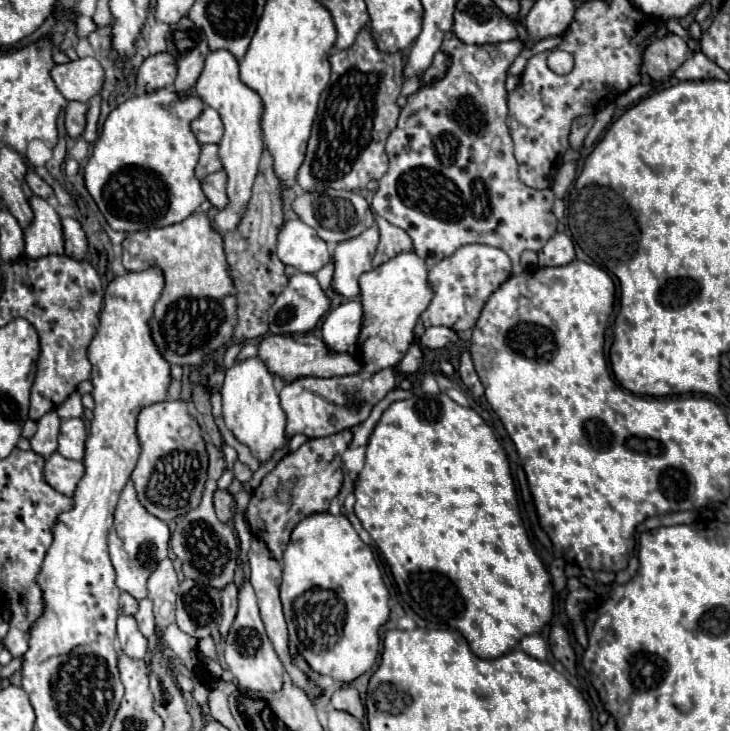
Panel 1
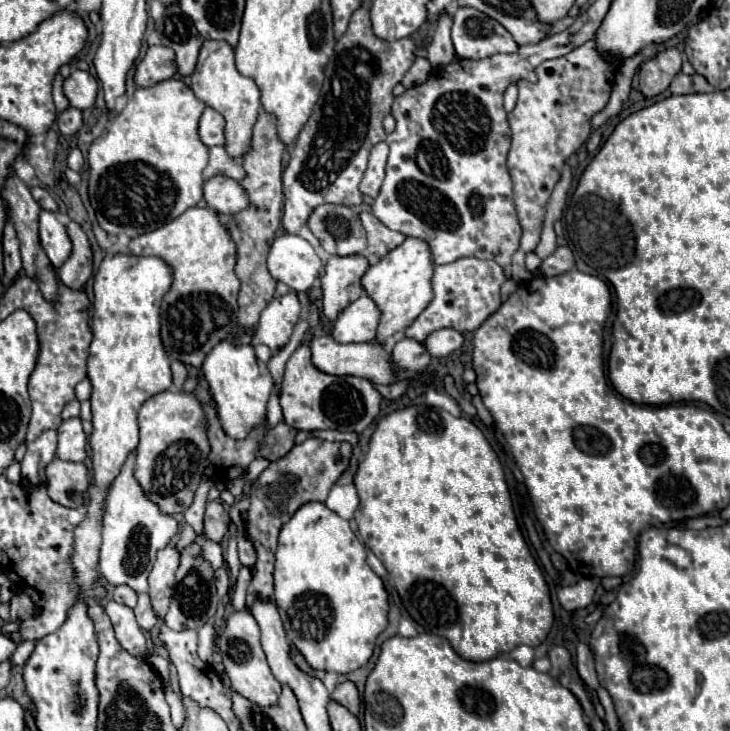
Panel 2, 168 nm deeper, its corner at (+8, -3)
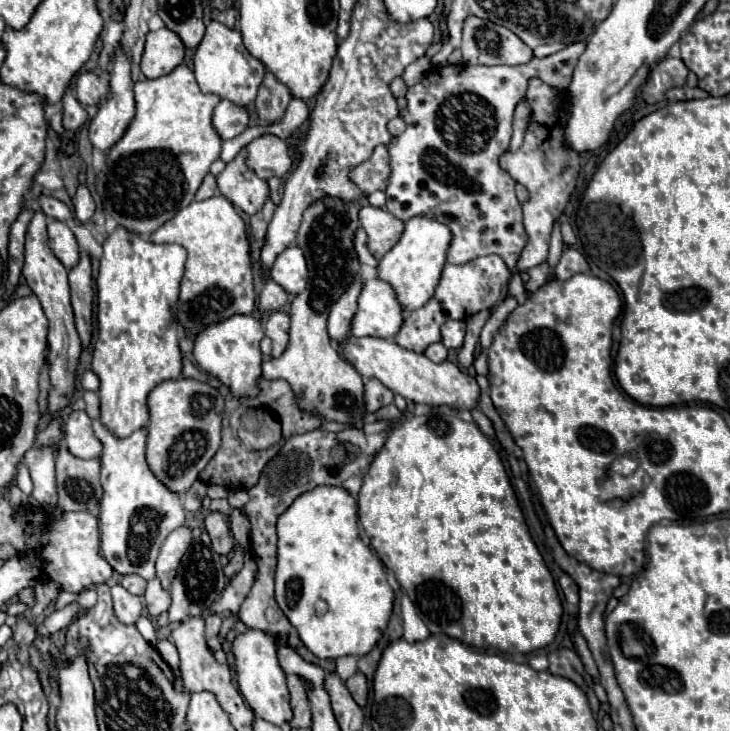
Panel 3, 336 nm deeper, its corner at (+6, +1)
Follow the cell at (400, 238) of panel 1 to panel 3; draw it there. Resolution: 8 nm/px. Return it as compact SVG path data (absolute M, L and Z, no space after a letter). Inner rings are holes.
M363 205L359 211L361 227L367 233L367 247L375 259L381 259L401 237L403 221L395 219L387 209Z

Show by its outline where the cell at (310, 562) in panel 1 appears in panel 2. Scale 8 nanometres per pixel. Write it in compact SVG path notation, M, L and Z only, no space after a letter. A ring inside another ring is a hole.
M305 503L281 529L274 562L273 599L287 637L313 669L345 675L367 665L373 655L377 635L387 627L387 591L383 581L367 565L365 557L367 551L351 531L349 523L329 511L323 503Z

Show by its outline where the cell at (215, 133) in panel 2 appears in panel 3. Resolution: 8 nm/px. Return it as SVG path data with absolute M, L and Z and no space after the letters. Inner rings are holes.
M223 99L213 113L213 125L217 127L217 133L221 139L233 139L241 135L247 129L249 123L249 107L243 111L243 107L235 107L235 103Z

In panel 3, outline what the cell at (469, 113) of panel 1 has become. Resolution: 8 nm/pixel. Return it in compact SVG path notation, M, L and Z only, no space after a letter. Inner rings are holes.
M573 43L565 47L559 53L553 53L545 59L533 59L527 65L447 65L433 69L421 83L407 89L407 109L401 111L401 117L407 123L405 133L395 137L389 143L389 155L391 155L391 179L387 187L387 211L393 213L397 219L407 221L415 215L427 215L435 217L437 221L445 223L451 233L453 241L447 253L447 261L455 265L469 263L471 259L497 253L503 257L507 267L511 269L513 277L509 281L507 295L515 297L519 305L525 303L527 291L523 287L523 281L519 273L515 271L515 263L527 243L527 233L523 227L523 213L521 203L515 197L515 181L499 167L499 155L509 149L511 141L511 121L513 111L519 101L525 99L527 83L533 77L543 79L547 85L555 87L559 95L567 91L567 85L571 81L577 57L585 51L585 43Z

